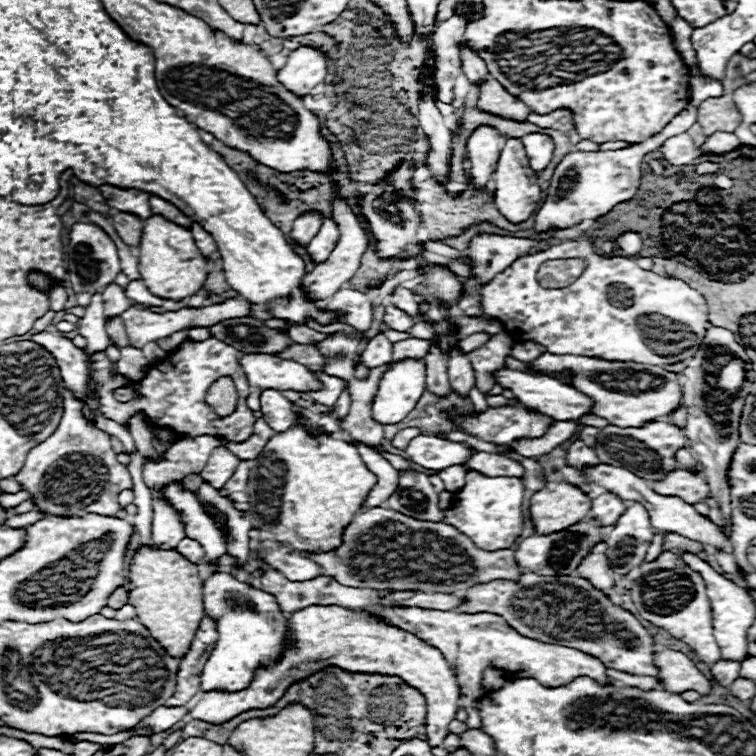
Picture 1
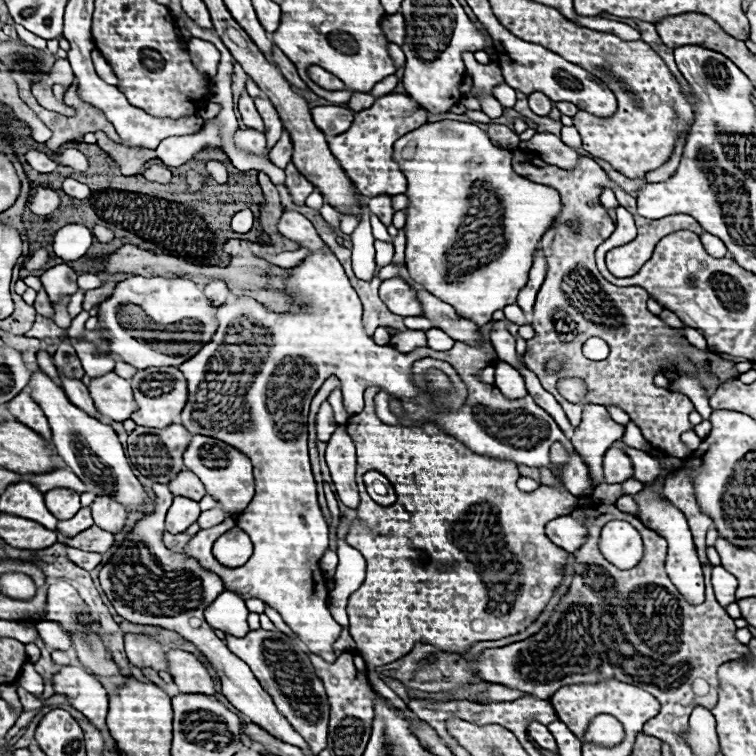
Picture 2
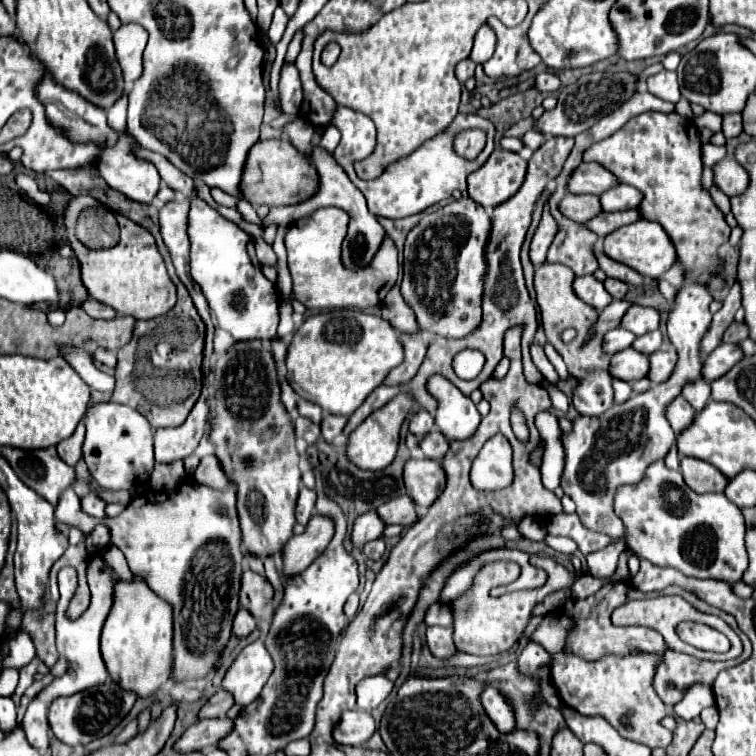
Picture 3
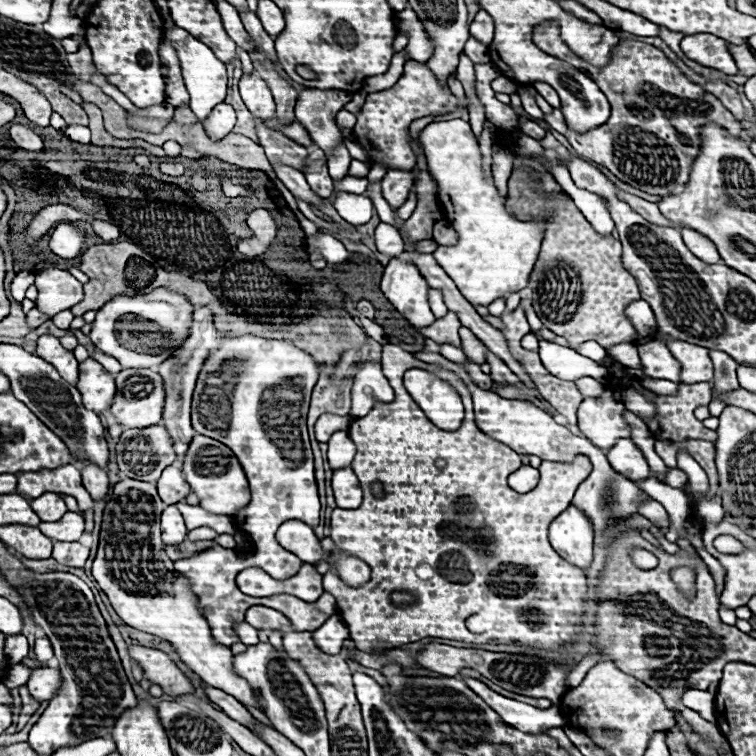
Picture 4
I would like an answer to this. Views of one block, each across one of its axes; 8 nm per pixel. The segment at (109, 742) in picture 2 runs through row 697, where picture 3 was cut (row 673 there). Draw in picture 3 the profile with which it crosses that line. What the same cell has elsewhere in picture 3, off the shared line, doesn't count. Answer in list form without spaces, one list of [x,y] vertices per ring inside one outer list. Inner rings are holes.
[[[102,552],[90,556],[90,560],[88,560],[88,586],[90,586],[90,592],[92,592],[92,602],[82,616],[72,620],[72,618],[66,616],[66,610],[68,610],[68,604],[74,596],[74,584],[62,584],[62,574],[60,574],[60,600],[58,600],[58,610],[56,610],[56,648],[58,648],[58,654],[62,658],[66,658],[68,670],[66,670],[64,676],[54,678],[50,686],[46,686],[40,694],[36,694],[36,698],[30,702],[26,716],[22,720],[24,734],[26,734],[28,742],[38,750],[46,750],[48,744],[50,744],[47,715],[48,706],[52,704],[52,700],[56,700],[60,696],[76,694],[80,690],[86,690],[86,688],[92,688],[92,686],[98,686],[98,684],[104,684],[106,678],[108,678],[104,660],[100,656],[100,630],[102,630],[102,624],[104,624],[104,620],[110,612],[110,606],[112,606],[112,592],[114,592],[116,578],[118,576],[104,564]]]

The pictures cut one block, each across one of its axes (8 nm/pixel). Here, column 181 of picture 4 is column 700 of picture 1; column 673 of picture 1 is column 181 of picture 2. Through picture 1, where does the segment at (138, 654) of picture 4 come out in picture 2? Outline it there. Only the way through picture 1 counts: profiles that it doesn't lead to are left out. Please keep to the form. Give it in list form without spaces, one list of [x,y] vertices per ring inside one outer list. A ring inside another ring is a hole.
[[[170,650],[168,656],[168,672],[172,674],[180,692],[204,692],[216,694],[216,684],[206,670],[206,666],[190,652]]]

